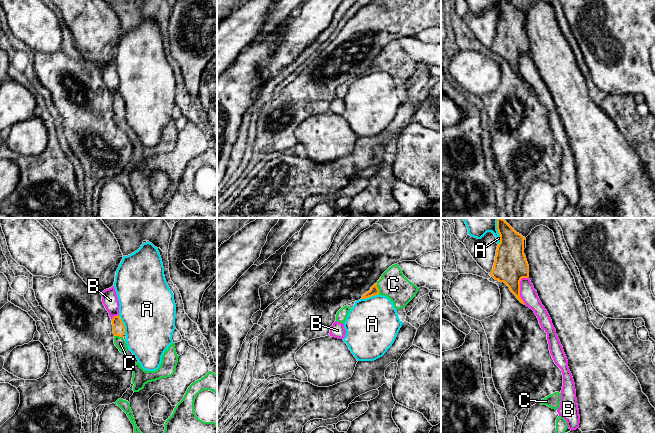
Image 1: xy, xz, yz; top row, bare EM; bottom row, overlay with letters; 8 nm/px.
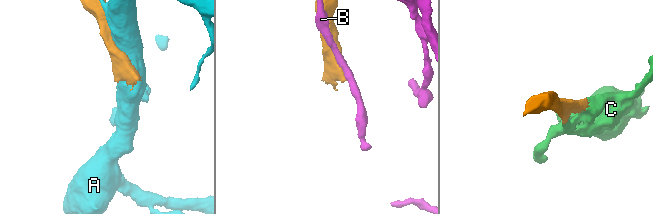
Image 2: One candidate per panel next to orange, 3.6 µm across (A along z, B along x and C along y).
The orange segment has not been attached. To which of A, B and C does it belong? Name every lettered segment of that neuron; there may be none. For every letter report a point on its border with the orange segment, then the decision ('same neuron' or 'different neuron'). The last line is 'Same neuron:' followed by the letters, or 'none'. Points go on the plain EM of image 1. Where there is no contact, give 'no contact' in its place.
A: contact xy (123, 100); different neuron
B: contact yz (519, 67); different neuron
C: contact xz (378, 65); same neuron
Same neuron: C

